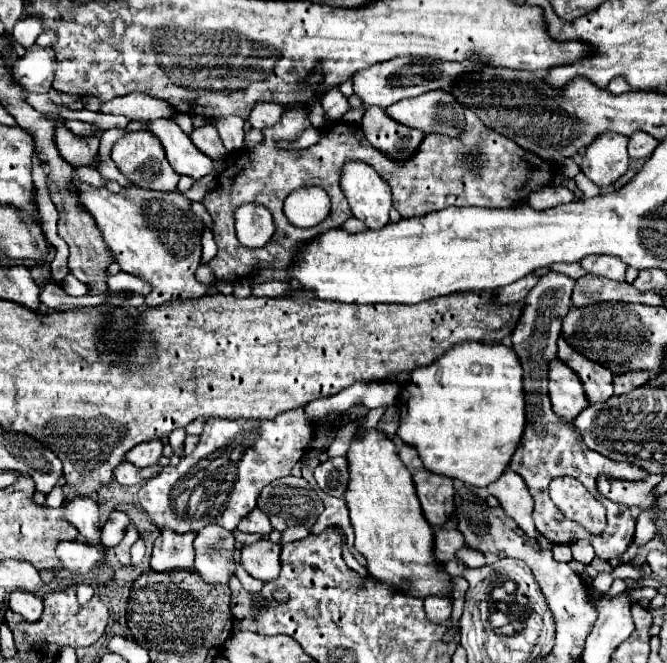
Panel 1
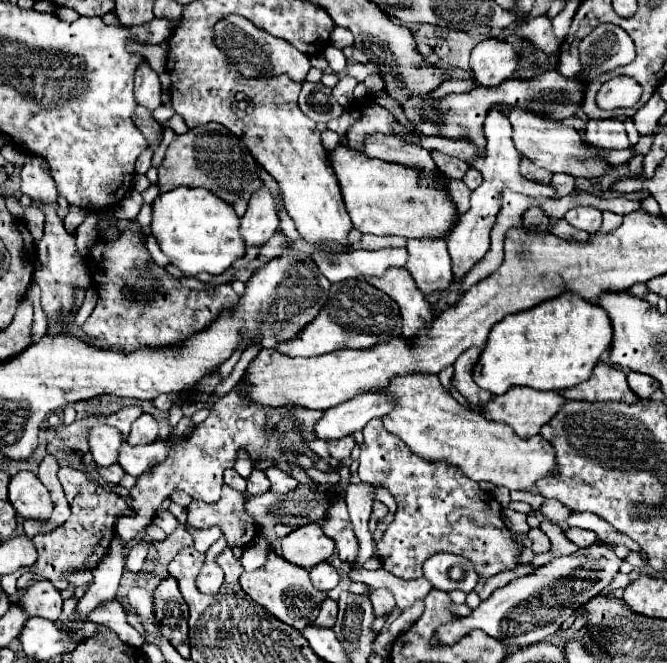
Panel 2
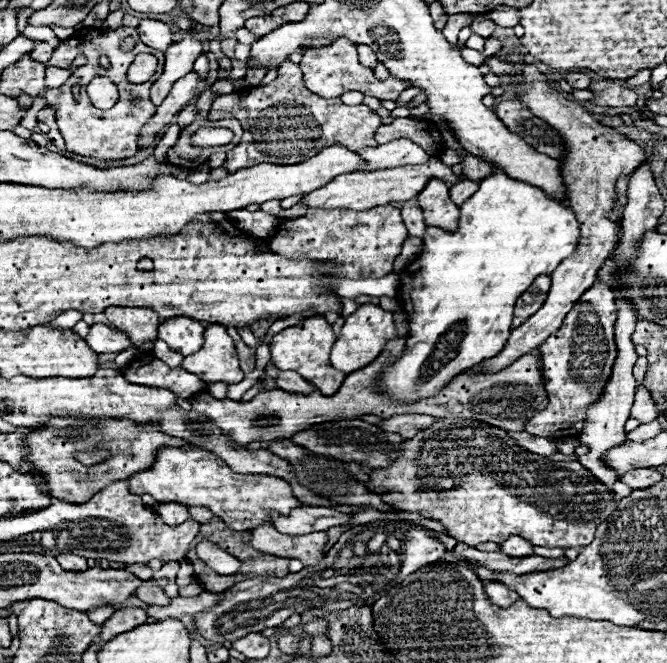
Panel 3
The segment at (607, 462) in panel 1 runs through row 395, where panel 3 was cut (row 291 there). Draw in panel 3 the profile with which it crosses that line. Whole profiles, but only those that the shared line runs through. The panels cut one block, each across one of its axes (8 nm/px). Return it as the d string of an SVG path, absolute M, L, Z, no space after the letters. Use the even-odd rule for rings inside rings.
M538 276L532 286L518 298L516 308L514 308L514 322L512 328L520 326L528 316L532 316L546 300L550 290L550 276Z

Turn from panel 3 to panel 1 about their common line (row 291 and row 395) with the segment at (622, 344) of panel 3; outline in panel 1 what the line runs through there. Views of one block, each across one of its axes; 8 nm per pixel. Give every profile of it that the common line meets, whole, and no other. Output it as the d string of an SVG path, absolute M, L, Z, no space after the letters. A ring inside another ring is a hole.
M626 372L626 374L616 374L614 376L614 394L628 394L634 388L646 384L650 380L648 372Z

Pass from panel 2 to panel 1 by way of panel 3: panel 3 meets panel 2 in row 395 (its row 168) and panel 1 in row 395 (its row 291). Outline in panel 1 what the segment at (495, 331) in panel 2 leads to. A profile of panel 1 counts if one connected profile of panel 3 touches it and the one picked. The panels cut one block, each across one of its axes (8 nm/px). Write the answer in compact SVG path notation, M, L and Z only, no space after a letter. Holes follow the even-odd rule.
M456 344L430 366L412 370L410 382L402 386L396 404L400 410L398 438L418 450L426 470L458 478L470 486L488 486L506 470L516 446L520 446L520 436L524 434L526 402L522 376L524 370L516 352L504 344Z

